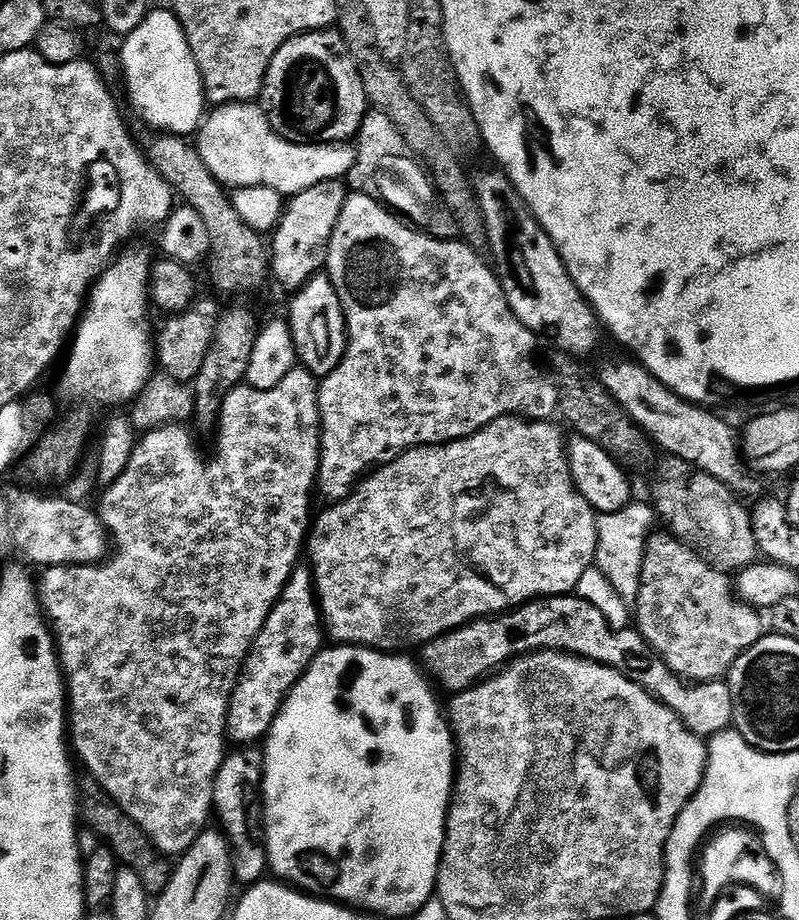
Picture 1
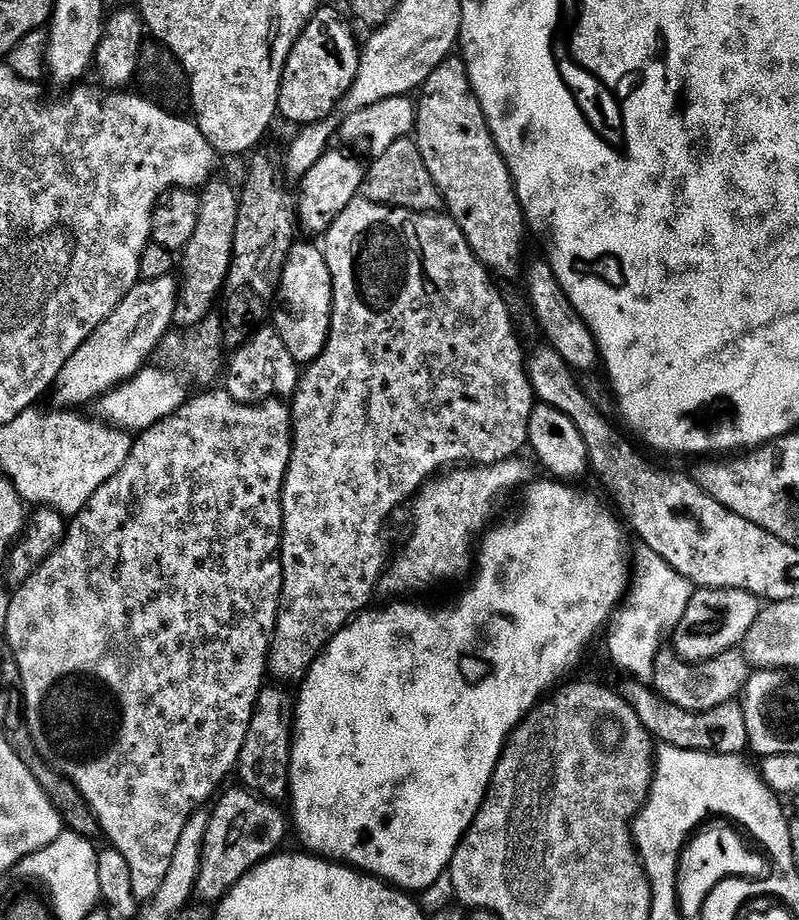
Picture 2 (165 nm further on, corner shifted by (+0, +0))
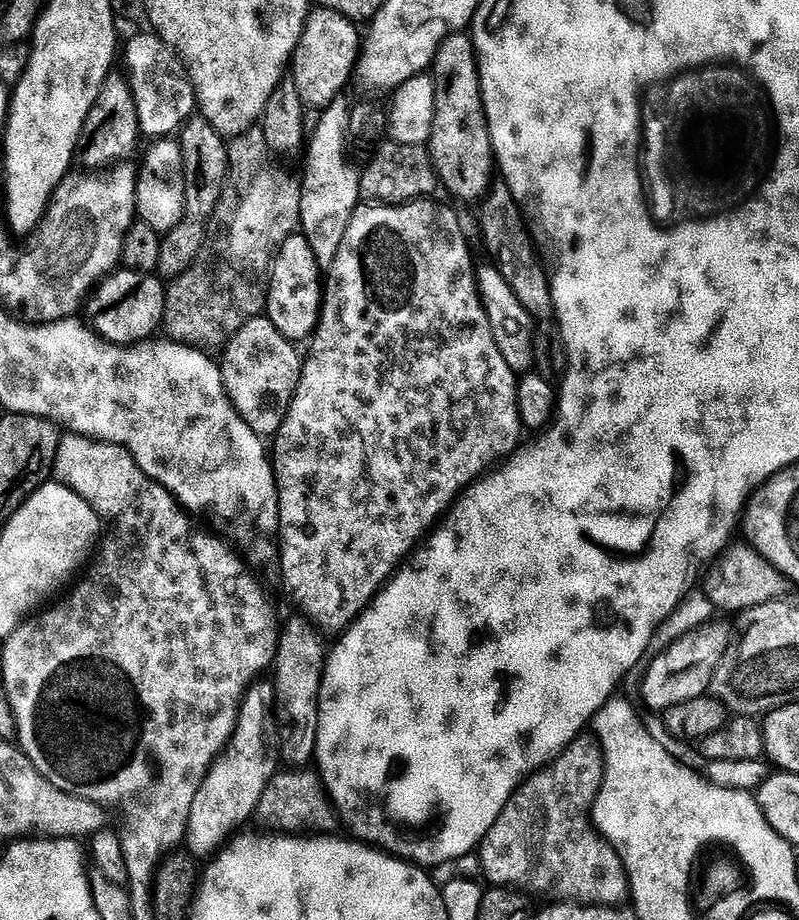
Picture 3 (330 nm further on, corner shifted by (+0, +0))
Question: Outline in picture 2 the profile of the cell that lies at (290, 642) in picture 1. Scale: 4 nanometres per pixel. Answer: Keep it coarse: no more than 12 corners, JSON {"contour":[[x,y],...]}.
{"contour":[[352,200],[290,400],[299,681],[377,595],[384,523],[511,460],[534,393],[451,215]]}

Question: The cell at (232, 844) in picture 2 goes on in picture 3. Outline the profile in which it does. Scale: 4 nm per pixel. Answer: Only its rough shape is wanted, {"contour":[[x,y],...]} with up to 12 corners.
{"contour":[[280,770],[259,819],[284,834],[332,834],[342,821],[312,770]]}

